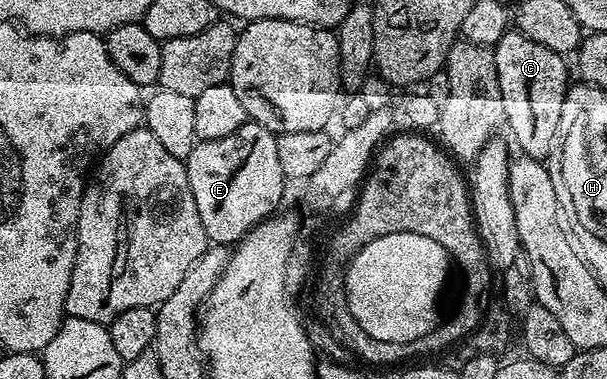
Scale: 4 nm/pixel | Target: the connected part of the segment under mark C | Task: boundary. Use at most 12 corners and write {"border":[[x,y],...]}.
{"border":[[510,31],[492,46],[505,125],[524,156],[555,149],[562,54]]}

